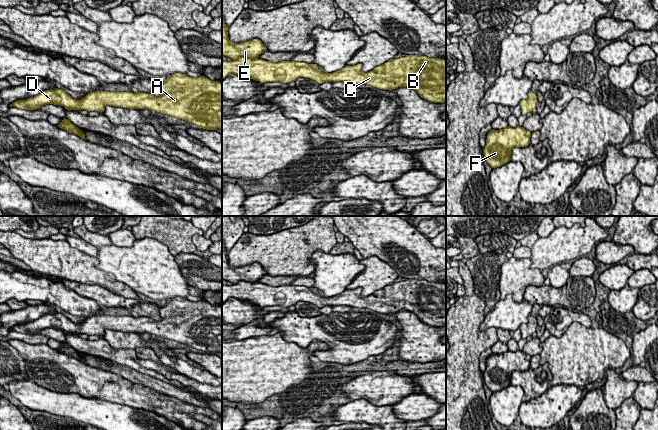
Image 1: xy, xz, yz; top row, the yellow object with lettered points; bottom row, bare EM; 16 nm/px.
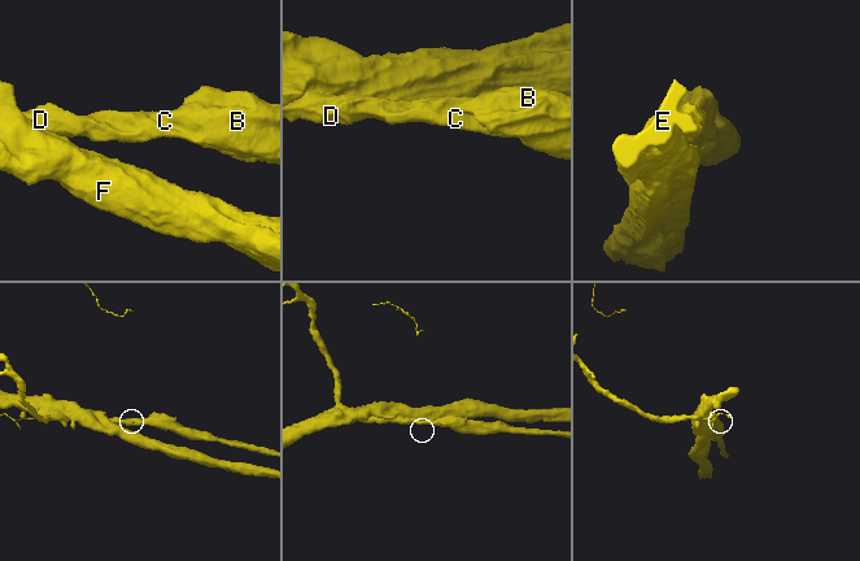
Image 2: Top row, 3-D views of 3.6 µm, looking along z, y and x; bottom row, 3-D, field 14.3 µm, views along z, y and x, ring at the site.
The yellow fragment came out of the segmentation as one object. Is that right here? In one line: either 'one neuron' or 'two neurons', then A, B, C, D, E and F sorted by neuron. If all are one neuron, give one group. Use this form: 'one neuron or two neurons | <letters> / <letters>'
one neuron | A B C D E F

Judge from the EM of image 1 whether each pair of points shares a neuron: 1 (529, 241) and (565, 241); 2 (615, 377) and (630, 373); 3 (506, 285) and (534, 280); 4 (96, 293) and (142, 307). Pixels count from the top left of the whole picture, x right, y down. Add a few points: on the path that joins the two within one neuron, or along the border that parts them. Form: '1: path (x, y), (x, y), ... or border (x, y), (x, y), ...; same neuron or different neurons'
1: border (539, 237), (530, 247); different neurons
2: border (619, 372), (626, 380), (636, 380), (638, 382); different neurons
3: path (513, 280), (527, 280); same neuron
4: path (107, 299), (131, 304); same neuron

